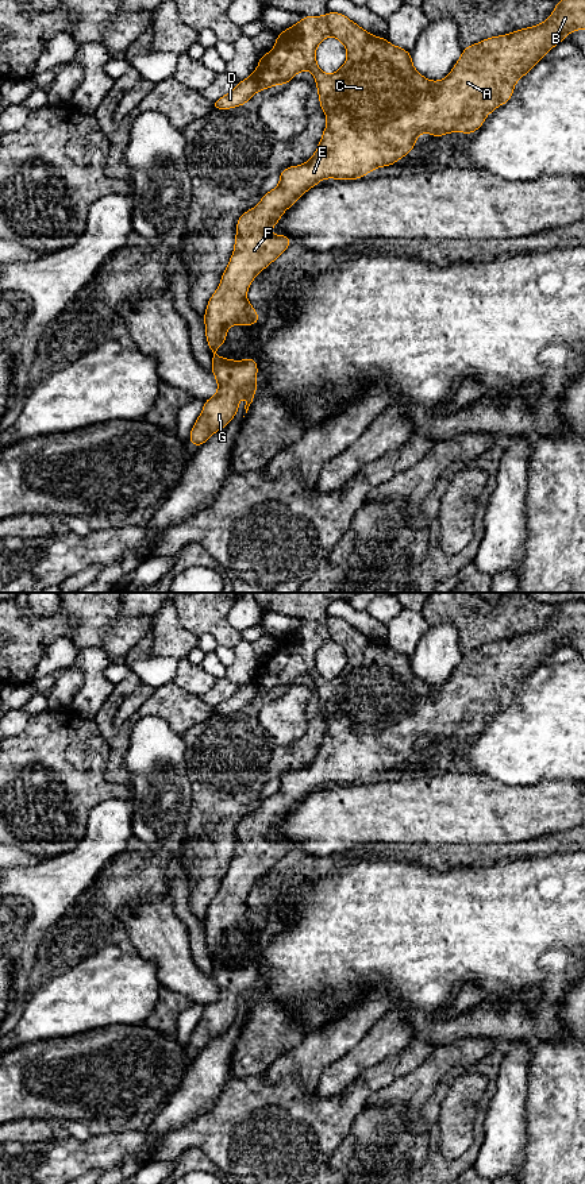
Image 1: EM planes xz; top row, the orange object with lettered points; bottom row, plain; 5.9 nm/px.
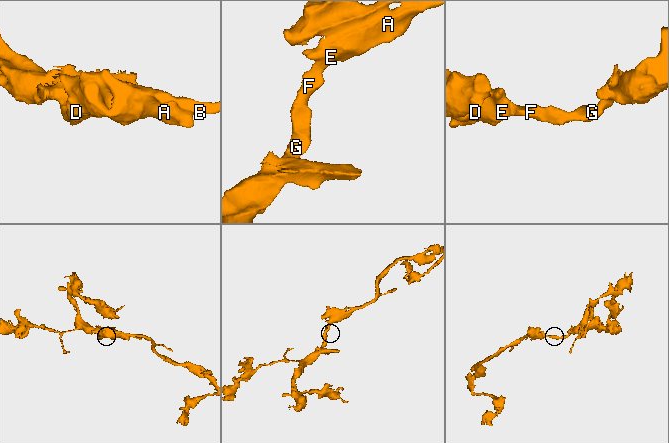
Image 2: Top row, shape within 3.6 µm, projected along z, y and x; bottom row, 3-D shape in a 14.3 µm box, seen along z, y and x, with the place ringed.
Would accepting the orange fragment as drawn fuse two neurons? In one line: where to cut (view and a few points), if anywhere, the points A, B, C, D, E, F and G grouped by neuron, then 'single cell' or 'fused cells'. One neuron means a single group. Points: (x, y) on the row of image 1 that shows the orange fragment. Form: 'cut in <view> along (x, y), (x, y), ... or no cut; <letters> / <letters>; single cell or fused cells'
no cut; A B C D E F G; single cell

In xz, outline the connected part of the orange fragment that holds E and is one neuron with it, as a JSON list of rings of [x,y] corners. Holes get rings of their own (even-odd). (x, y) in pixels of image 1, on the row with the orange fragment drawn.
[[[558,0],[546,22],[463,47],[449,76],[440,81],[431,81],[413,68],[409,51],[389,43],[385,38],[369,34],[347,16],[339,12],[304,16],[277,35],[274,47],[259,57],[259,65],[249,78],[240,80],[231,92],[212,103],[212,109],[240,107],[258,90],[285,85],[299,72],[309,70],[316,81],[327,126],[313,157],[303,165],[282,170],[280,184],[263,193],[259,204],[242,213],[236,221],[234,252],[204,313],[205,338],[212,355],[211,371],[218,381],[218,393],[204,401],[204,408],[190,431],[189,444],[199,447],[212,433],[226,428],[235,417],[243,393],[246,413],[255,397],[257,362],[253,358],[245,360],[220,358],[215,350],[223,346],[231,325],[258,323],[259,315],[246,294],[255,275],[292,244],[286,235],[269,234],[282,213],[322,180],[358,180],[376,167],[392,166],[409,154],[422,132],[430,132],[435,138],[450,132],[476,132],[490,112],[511,100],[515,84],[576,30],[585,30],[585,0]],[[327,36],[339,39],[347,50],[346,62],[332,74],[323,73],[315,57],[319,43]]]

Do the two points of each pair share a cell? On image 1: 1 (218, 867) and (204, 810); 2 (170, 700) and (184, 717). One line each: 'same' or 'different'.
1: same
2: same

